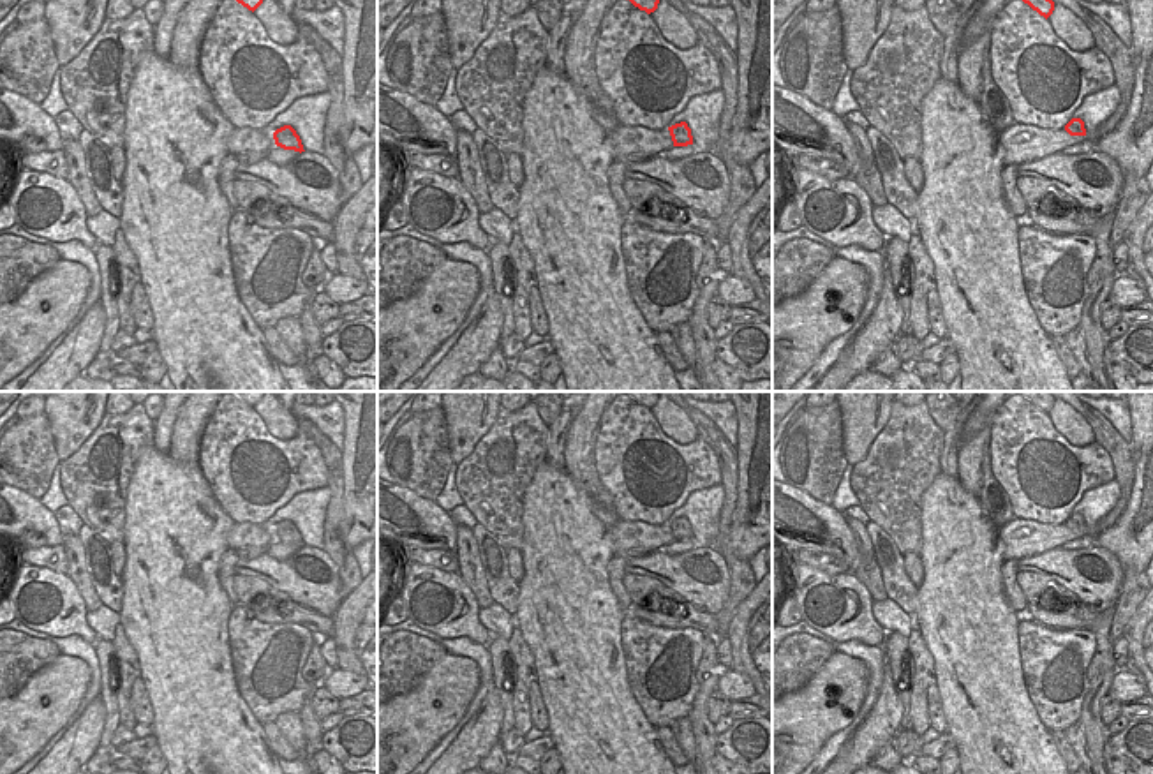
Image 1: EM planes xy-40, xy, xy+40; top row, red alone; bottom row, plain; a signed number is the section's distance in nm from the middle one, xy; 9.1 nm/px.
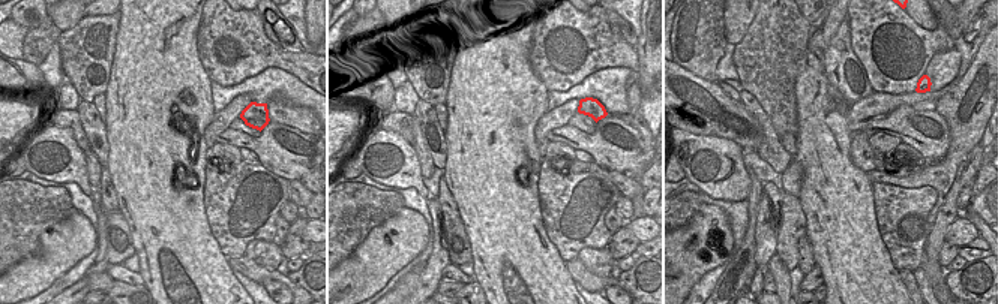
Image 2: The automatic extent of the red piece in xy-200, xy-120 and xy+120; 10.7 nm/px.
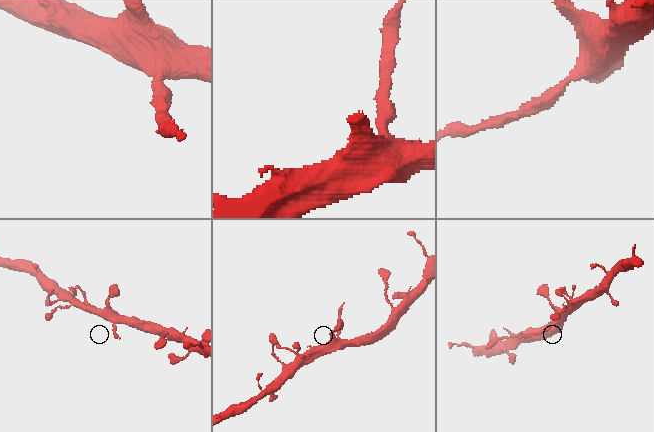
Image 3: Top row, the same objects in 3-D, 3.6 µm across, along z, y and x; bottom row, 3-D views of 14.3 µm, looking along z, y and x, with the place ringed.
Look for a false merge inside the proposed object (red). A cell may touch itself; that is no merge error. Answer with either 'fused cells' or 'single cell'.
fused cells

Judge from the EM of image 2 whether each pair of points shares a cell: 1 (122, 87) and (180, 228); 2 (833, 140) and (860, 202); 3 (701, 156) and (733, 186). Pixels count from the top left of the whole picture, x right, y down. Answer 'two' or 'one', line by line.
1: one
2: one
3: one

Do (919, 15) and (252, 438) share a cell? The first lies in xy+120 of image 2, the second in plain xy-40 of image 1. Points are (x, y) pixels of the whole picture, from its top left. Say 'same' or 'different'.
different

